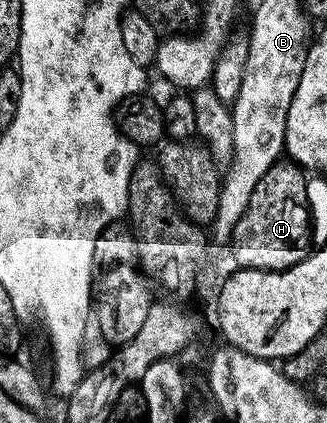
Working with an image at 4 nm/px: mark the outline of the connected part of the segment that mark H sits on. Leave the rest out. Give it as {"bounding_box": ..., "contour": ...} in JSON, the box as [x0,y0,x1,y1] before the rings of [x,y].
{"bounding_box":[230,159,310,271],"contour":[[[281,159],[274,162],[270,171],[258,179],[258,187],[254,187],[254,195],[250,195],[250,203],[246,203],[246,211],[242,219],[234,227],[230,244],[232,257],[242,269],[271,269],[279,271],[297,265],[306,259],[310,252],[308,246],[308,181],[305,170],[291,159]]]}

